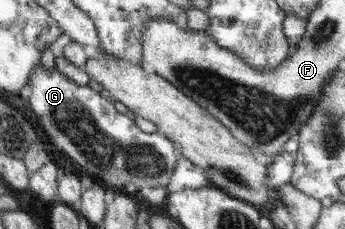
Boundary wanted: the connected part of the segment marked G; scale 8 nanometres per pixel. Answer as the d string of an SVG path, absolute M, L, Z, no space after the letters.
M36 66L27 85L31 90L29 104L38 118L35 125L63 154L81 164L85 174L105 182L113 192L127 195L147 186L169 184L180 158L175 144L159 130L154 134L141 132L131 118L119 113L99 92L87 85L79 86L56 68Z

